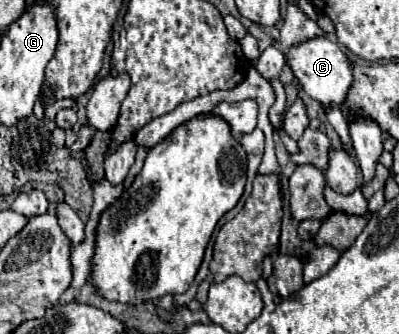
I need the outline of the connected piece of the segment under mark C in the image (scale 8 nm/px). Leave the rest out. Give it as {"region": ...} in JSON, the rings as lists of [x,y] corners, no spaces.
{"region":[[[314,37],[298,45],[292,45],[290,49],[284,47],[282,51],[284,51],[288,67],[292,69],[292,75],[312,99],[320,103],[342,103],[346,99],[348,89],[352,85],[352,73],[350,73],[346,55],[336,43],[332,43],[326,37]]]}

